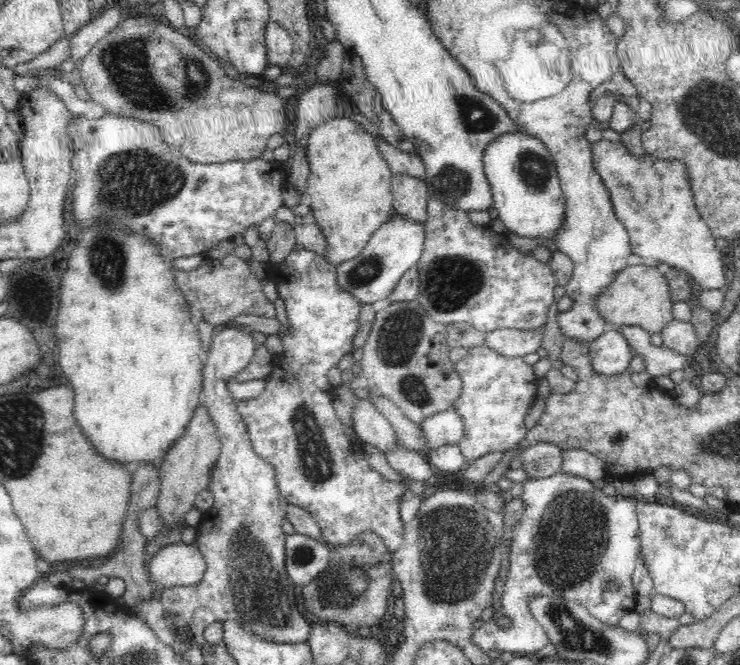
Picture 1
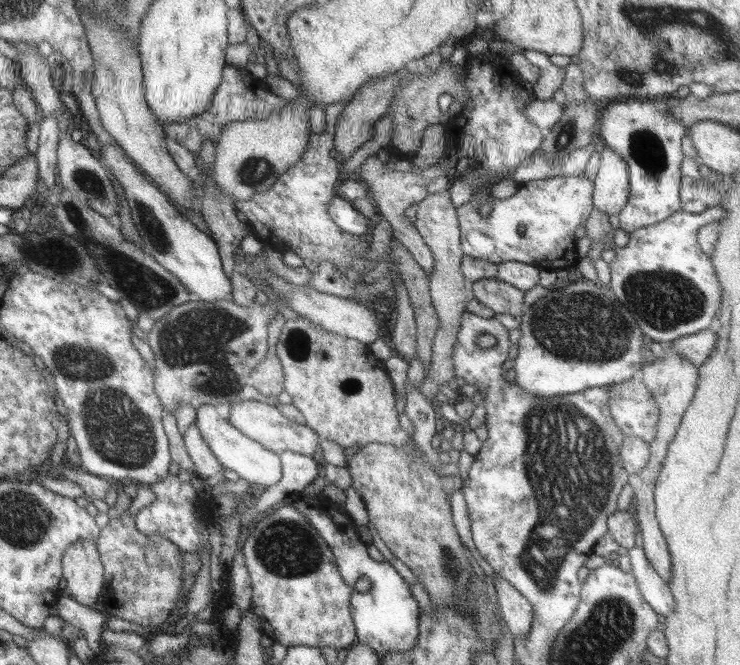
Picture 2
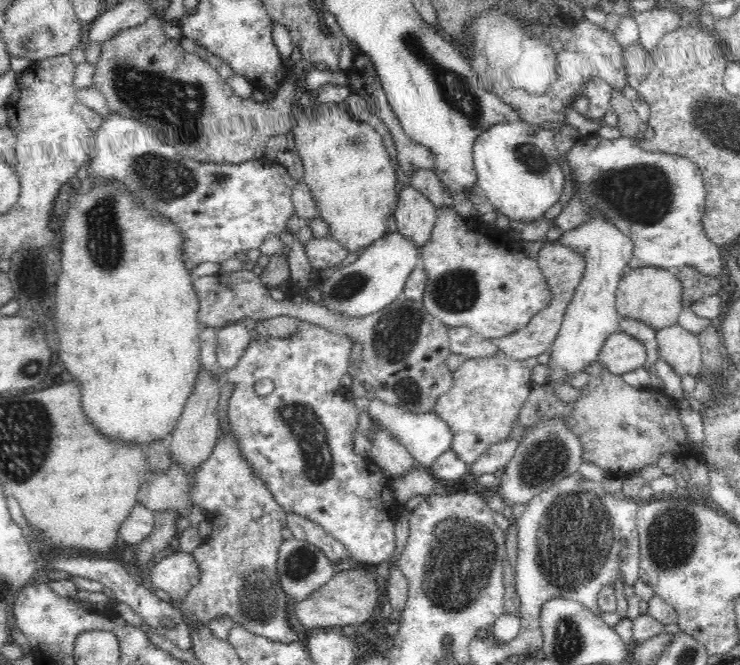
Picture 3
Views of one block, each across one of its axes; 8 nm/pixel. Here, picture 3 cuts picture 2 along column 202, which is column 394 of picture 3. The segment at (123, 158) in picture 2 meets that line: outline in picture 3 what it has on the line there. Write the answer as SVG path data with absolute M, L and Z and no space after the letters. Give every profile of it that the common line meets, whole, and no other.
M398 232L384 234L372 246L368 246L356 262L340 268L336 266L334 270L324 274L320 286L322 306L332 310L334 314L344 314L350 318L366 318L386 308L388 304L404 296L404 288L412 270L422 266L420 254L422 250L418 250L418 242L406 238L406 234L398 234Z

